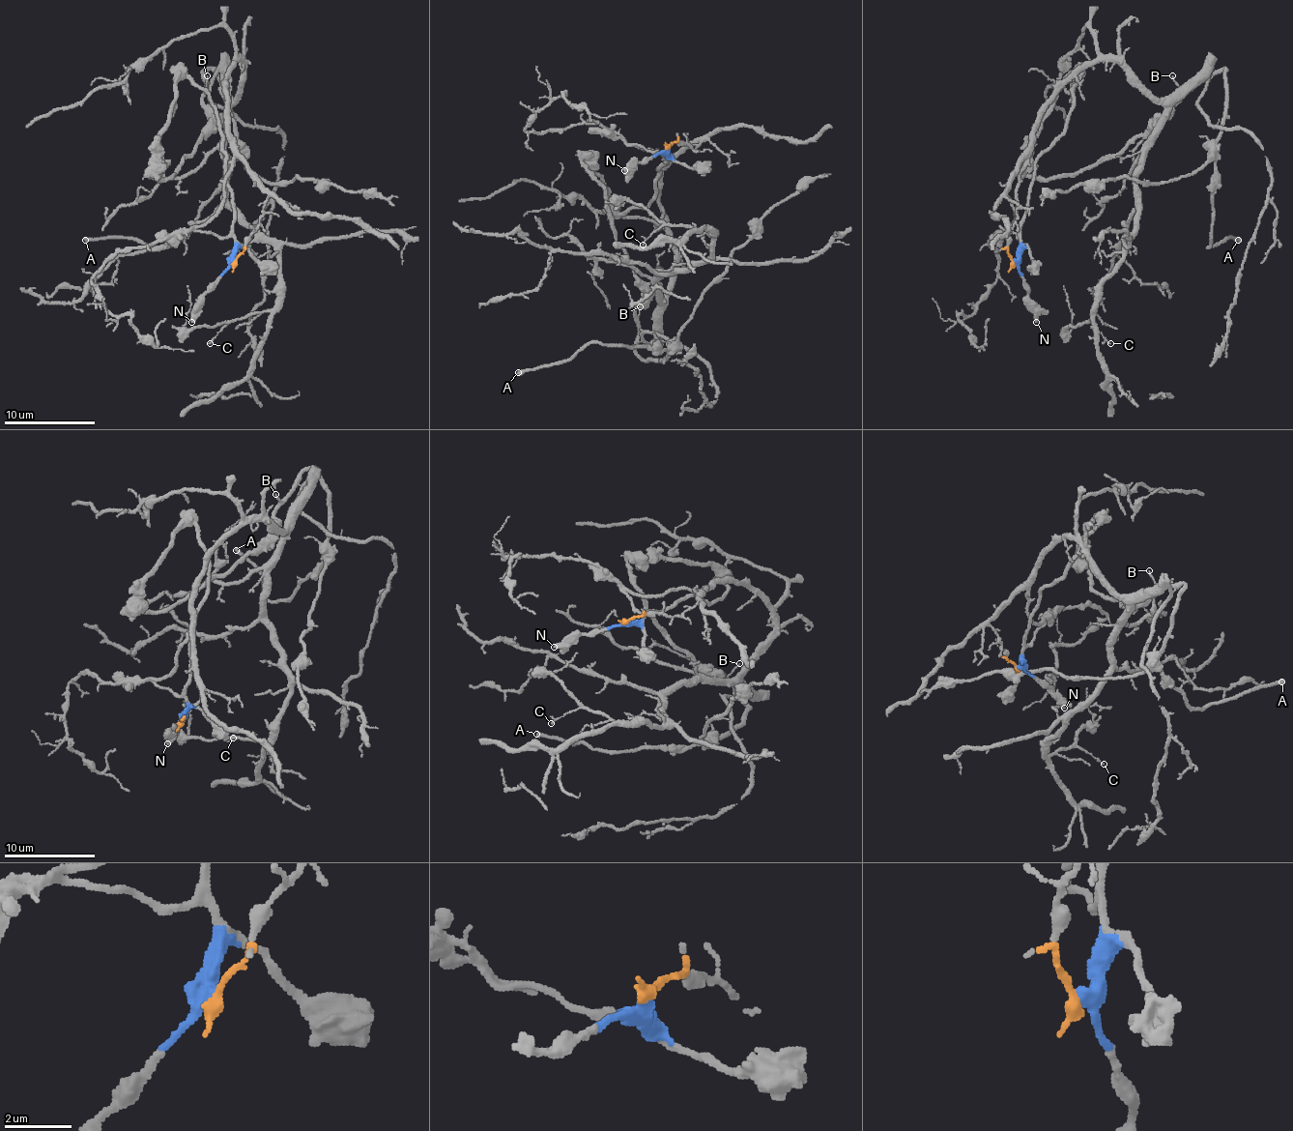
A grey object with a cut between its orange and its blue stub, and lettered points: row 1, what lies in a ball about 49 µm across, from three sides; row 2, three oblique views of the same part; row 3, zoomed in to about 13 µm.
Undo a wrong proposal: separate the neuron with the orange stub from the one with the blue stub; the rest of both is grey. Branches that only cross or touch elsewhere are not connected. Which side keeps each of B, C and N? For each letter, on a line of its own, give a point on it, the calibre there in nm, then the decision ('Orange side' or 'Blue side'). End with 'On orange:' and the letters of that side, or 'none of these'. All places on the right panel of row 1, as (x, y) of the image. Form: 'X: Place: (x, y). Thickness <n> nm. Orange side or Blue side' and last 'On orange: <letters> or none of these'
B: Place: (1172, 75). Thickness 100 nm. Blue side
C: Place: (1110, 343). Thickness 100 nm. Orange side
N: Place: (1036, 322). Thickness 400 nm. Blue side
On orange: C

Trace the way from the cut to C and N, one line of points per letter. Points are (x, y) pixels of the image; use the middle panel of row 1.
C: (667, 146), (701, 141), (662, 169), (674, 286), (660, 296), (660, 271), (709, 257), (699, 228), (642, 244)
N: (667, 149), (623, 171)

